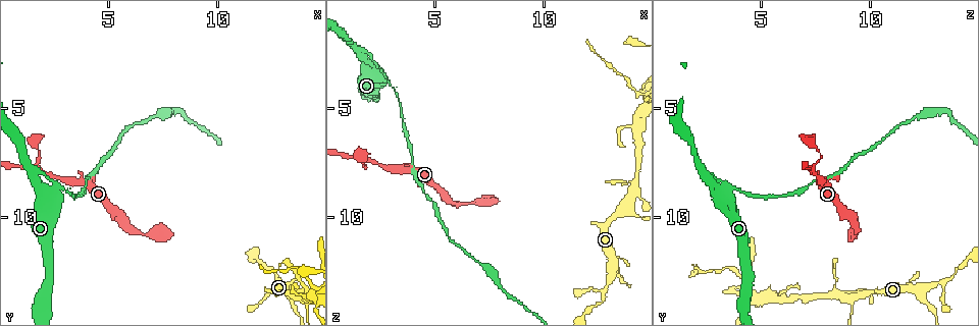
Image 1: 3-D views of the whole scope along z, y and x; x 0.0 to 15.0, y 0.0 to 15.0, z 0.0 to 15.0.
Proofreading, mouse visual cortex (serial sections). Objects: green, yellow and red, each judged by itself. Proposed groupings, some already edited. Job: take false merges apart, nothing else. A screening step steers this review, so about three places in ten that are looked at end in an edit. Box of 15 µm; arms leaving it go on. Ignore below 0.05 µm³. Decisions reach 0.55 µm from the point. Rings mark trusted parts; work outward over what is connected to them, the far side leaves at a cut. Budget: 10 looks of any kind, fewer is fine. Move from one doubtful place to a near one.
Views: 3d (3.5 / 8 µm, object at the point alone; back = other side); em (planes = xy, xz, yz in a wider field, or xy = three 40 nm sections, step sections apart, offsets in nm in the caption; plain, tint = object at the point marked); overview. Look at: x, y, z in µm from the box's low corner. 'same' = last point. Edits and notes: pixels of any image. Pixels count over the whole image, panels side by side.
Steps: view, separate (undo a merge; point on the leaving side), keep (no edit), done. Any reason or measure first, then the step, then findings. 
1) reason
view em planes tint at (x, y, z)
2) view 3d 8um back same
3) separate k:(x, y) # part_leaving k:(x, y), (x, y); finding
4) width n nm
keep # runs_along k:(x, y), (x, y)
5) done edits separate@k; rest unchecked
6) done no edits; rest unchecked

side arm on a straight run
view 3d 8um at (1.9, 7.8, 7.3)

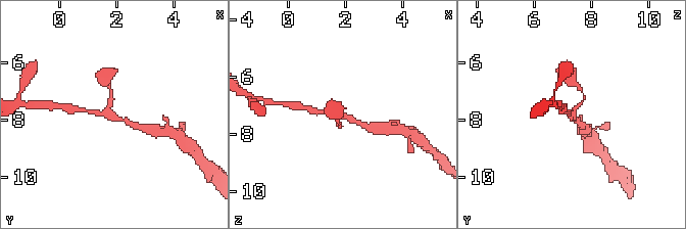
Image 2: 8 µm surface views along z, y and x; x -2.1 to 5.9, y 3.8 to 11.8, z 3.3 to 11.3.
arms 3; arm_widths 150, 200, 200 nm; now the EM
view em xy step 1 tint at (1.7, 7.7, 7.3)

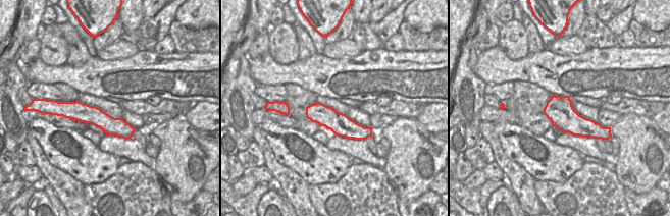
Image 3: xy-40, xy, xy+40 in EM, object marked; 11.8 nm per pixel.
keep # runs_along 2:(136, 127), (109, 111), (109, 89); all the same cell

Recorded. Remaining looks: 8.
abrupt turn
view 3d 8um back at (2.8, 8.7, 3.8)

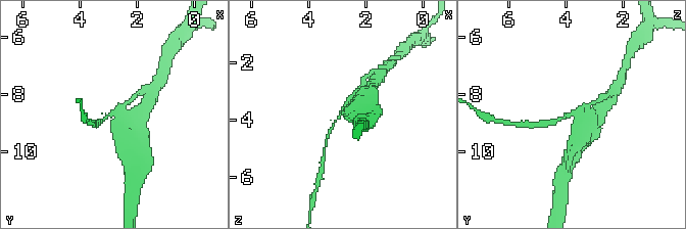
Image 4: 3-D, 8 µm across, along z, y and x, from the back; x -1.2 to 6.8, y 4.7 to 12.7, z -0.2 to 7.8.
zoom in
view 3d 3.5um at (2.9, 8.7, 3.8)

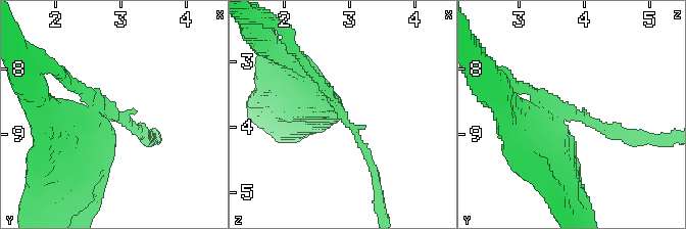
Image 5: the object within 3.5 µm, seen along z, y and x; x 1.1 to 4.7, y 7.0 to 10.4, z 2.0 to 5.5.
arm_widths 150, 400 nm; shape alone is not enough
view em xy step 5 tint at (2.90, 8.65, 3.75)

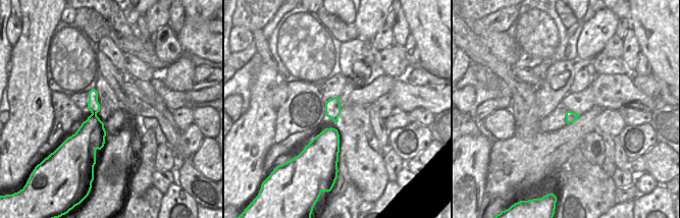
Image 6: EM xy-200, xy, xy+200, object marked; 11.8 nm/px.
width 190 nm
keep # runs_along 5:(305, 102), (334, 102), (371, 163); all the same cell

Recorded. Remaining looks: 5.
sudden change in width
view 3d 3.5um at (13.9, 12.9, 8.5)

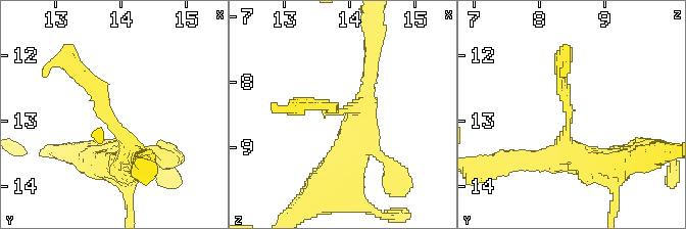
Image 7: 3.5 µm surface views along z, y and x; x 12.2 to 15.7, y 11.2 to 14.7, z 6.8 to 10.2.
shape alone is not enough
view em xy step 1 tint at (13.85, 12.95, 8.45)

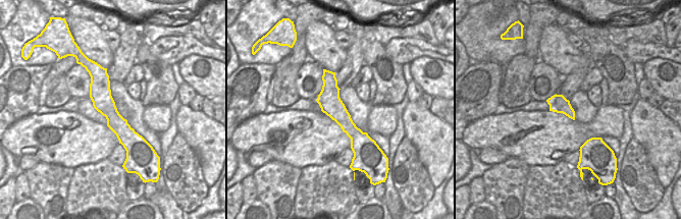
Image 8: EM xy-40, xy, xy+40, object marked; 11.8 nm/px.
width 260 nm
keep # runs_along 7:(136, 161), (104, 97), (69, 63); all the same cell

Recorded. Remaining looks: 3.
view em xy step 5 tint at (12.6, 13.2, 13.5)

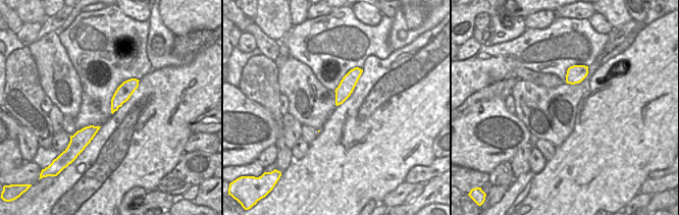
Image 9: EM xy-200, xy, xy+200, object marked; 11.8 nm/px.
see where the arms go
view 3d 3.5um same

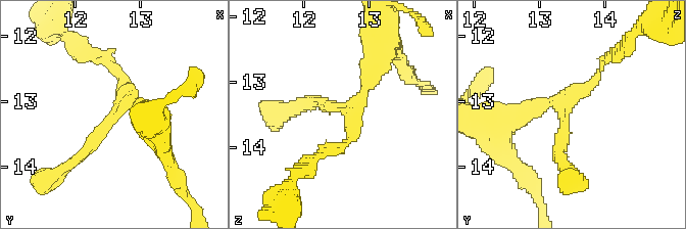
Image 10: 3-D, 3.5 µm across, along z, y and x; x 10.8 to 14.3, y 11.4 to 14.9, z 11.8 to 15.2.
arms 3; arm_widths 150, 200, 350 nm
keep # runs_along 10:(145, 116), (130, 100), (69, 163); continuous, no second cell

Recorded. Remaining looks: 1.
done no edits; rest unchecked

